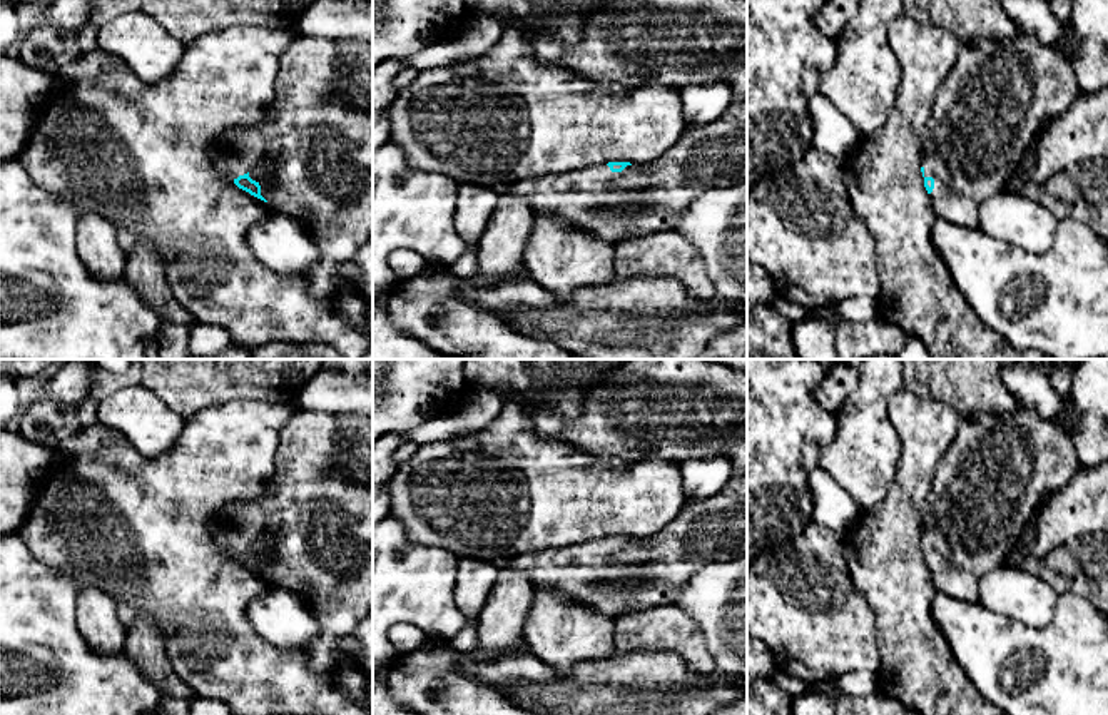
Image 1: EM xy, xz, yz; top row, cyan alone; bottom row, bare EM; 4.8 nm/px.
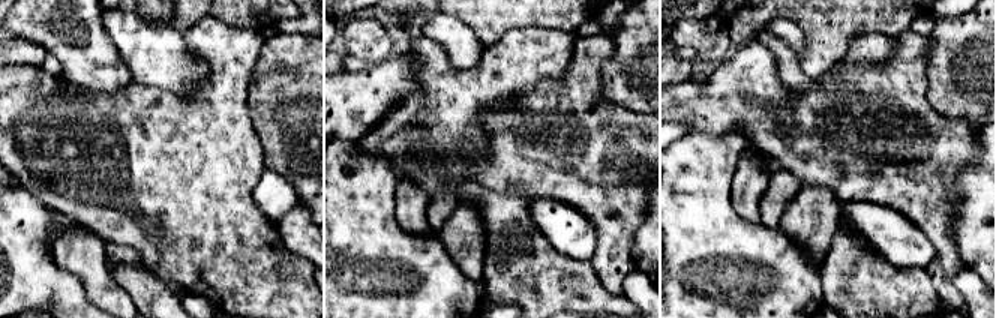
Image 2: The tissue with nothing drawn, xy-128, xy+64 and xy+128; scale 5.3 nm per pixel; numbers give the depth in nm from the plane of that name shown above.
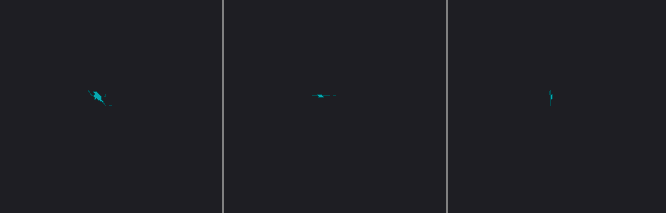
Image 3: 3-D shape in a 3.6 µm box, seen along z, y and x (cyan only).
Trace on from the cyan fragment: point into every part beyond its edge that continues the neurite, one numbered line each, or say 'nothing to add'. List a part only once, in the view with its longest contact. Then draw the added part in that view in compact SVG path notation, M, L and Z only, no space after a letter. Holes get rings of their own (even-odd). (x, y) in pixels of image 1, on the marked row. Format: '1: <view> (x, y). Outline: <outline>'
1: yz (991, 106). Outline: M1018 33L1009 43L991 37L961 42L922 134L922 167L924 177L934 179L929 195L936 216L978 227L981 204L1004 190L1043 124L1063 115L1078 95L1070 60L1033 37Z

